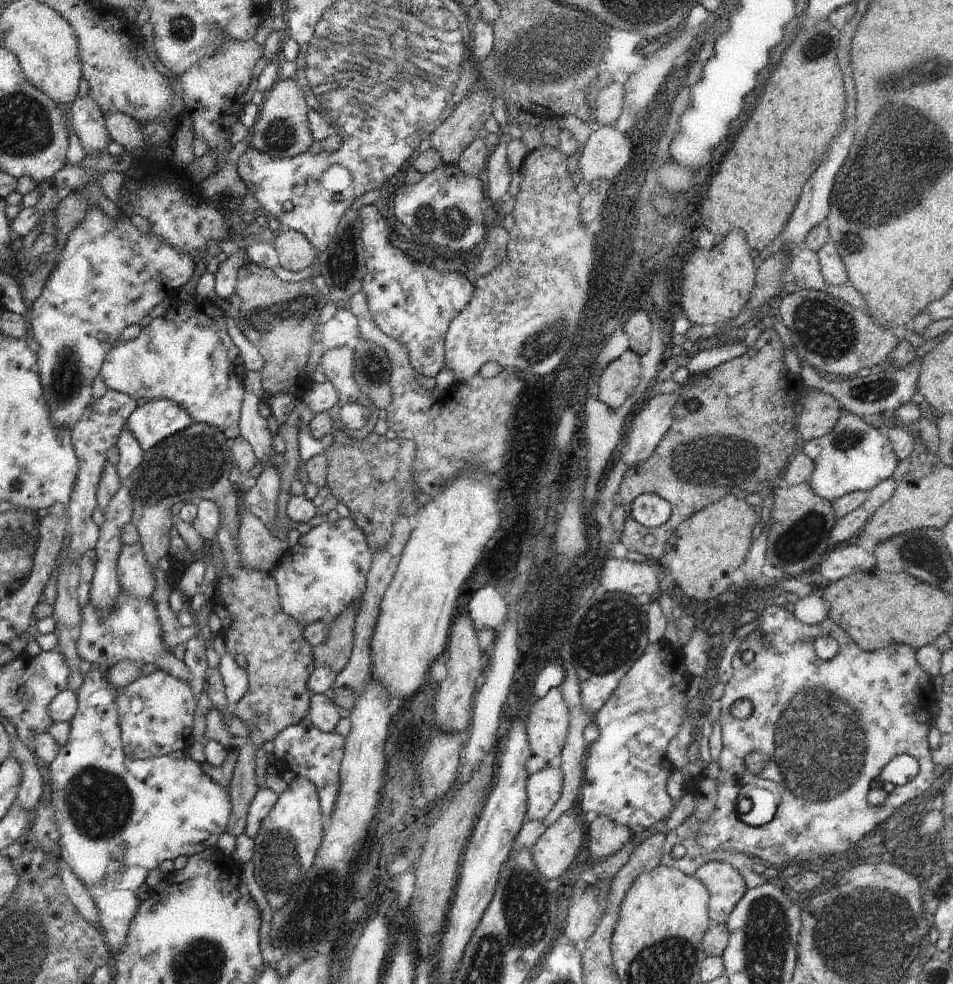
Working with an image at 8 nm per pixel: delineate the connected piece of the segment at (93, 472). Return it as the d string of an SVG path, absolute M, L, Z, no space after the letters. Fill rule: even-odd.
M108 389L105 394L90 405L80 420L71 428L71 443L79 464L72 492L70 493L67 518L70 527L68 556L80 562L86 550L95 548L99 537L99 527L92 521L92 512L97 507L97 488L107 465L107 452L115 446L120 433L125 428L127 418L138 408L135 398Z

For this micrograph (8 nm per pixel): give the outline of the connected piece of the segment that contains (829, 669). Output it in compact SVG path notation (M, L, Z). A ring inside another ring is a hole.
M772 604L763 605L759 611L761 617L758 628L752 632L748 637L744 637L740 642L740 650L734 655L732 659L733 674L728 683L725 684L723 695L720 699L721 704L721 715L719 721L721 722L722 731L722 751L720 754L720 759L718 761L720 771L719 776L716 781L717 783L717 793L718 798L716 801L716 808L712 811L709 819L701 825L699 834L697 835L697 843L706 850L715 851L718 849L722 850L733 850L739 853L744 853L750 855L752 858L759 862L767 864L767 866L773 866L777 869L782 869L784 866L789 864L798 863L804 866L806 861L806 866L810 864L810 858L816 856L822 856L824 854L835 855L837 858L845 855L845 850L850 846L854 846L861 838L873 832L876 826L880 826L884 820L893 816L894 812L904 806L906 802L910 802L916 796L920 796L923 792L926 792L928 788L934 782L936 776L934 775L934 767L931 752L932 749L928 747L928 734L931 729L931 707L935 704L932 702L932 682L933 679L929 674L926 674L919 662L915 657L915 650L910 648L908 645L890 645L883 649L878 649L872 652L863 651L853 640L852 637L841 627L834 622L830 617L826 618L820 622L820 624L807 625L800 622L790 611L784 609L784 607ZM762 636L768 636L770 638L770 646L768 648L764 647L760 643L760 638ZM822 636L832 636L836 642L838 642L838 653L832 659L820 659L816 652L814 651L814 641L816 638ZM752 650L754 652L754 660L750 664L745 664L742 661L742 651ZM736 700L750 700L752 702L752 713L746 719L735 718L732 713L730 713L730 708ZM752 752L762 753L762 756L768 756L768 763L762 770L762 773L758 775L759 778L765 778L776 782L780 786L780 801L777 806L777 811L775 812L774 818L763 825L753 827L745 822L742 822L739 818L739 811L737 810L737 803L739 802L739 792L741 788L753 782L756 775L748 771L748 768L744 765L744 758L747 754L752 754ZM900 755L908 755L916 759L919 764L919 771L914 780L911 780L905 785L893 785L891 786L888 798L886 802L880 806L872 806L868 802L868 791L872 788L872 785L878 782L879 774L884 770L884 767L888 762L890 762L894 757Z

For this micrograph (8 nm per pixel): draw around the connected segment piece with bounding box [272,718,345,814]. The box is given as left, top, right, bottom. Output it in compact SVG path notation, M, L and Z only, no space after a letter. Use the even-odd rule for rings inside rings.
M304 718L298 724L283 728L273 742L274 766L280 778L288 785L296 777L311 780L316 787L322 812L331 812L339 791L339 768L345 751L345 739L335 731L322 732L308 718Z

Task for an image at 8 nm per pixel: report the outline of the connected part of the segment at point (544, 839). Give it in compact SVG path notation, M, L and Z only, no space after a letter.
M572 813L560 815L547 829L542 836L529 848L531 852L532 862L536 866L536 870L546 879L552 880L560 878L572 862L576 862L576 854L579 853L582 846L582 828L576 820L576 816Z

